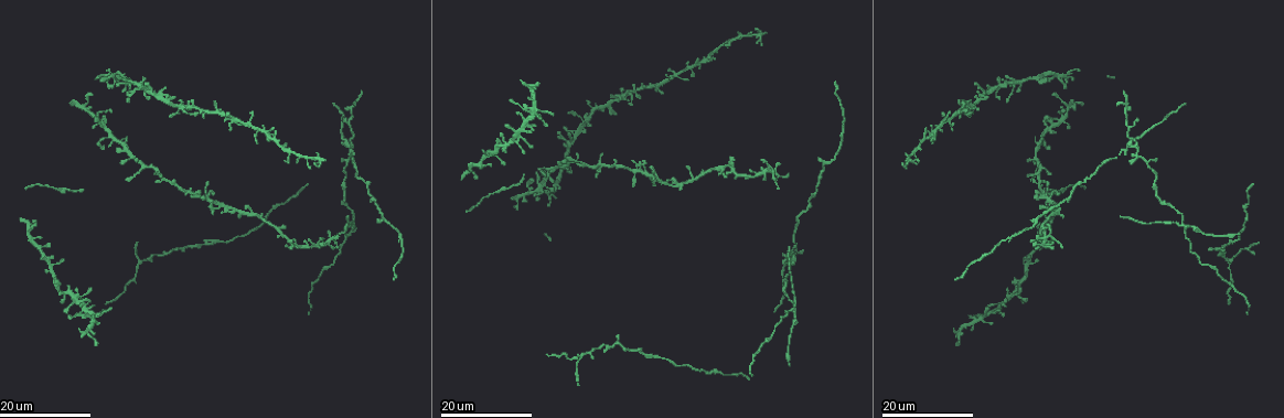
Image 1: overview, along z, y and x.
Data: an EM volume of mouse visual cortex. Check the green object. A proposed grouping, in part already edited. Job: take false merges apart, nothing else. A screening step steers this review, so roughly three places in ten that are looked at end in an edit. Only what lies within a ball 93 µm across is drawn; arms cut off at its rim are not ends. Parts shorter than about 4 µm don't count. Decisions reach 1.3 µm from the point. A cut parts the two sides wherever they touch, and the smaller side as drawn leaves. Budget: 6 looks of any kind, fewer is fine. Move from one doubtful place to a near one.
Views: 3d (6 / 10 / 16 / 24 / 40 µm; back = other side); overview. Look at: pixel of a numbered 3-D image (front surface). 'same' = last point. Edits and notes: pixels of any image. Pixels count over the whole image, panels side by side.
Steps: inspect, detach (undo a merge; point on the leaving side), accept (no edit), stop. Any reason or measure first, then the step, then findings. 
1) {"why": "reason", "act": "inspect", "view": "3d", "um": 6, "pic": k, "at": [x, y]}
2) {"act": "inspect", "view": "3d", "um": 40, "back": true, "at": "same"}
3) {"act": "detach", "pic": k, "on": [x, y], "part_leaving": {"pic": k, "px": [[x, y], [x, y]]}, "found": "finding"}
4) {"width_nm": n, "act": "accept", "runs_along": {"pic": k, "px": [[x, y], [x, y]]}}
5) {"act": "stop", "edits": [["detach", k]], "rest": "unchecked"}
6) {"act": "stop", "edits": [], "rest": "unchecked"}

{"why": "small branch off a trunk", "act": "inspect", "view": "3d", "um": 24, "pic": 1, "at": [384, 217]}

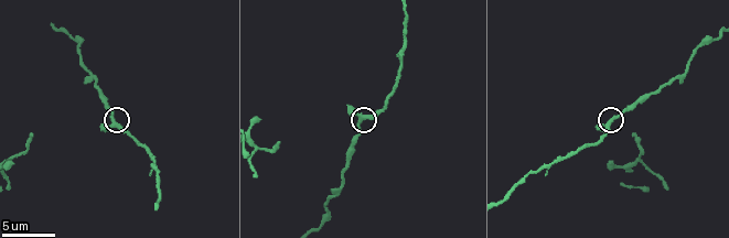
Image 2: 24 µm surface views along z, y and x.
{"act": "inspect", "view": "3d", "um": 10, "pic": 2, "at": [608, 124]}

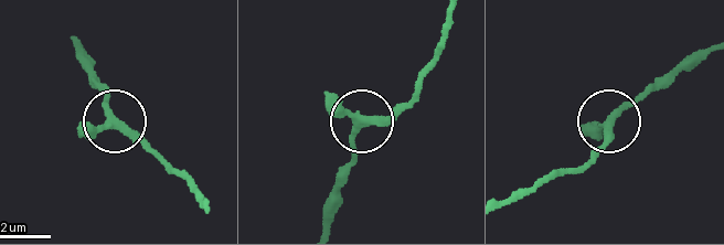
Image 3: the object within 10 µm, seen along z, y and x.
{"act": "accept", "found": "continuous, no second neuron"}

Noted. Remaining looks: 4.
{"why": "looks like a crossing", "act": "inspect", "view": "3d", "um": 16, "pic": 1, "at": [789, 309]}

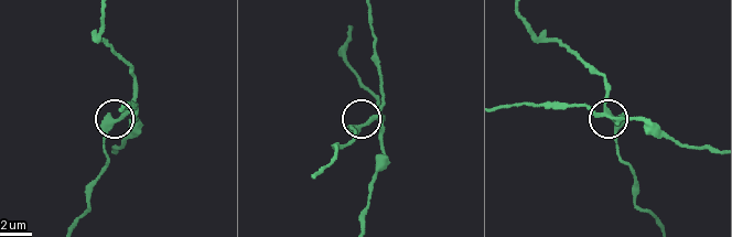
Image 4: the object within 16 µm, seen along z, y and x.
{"act": "inspect", "view": "3d", "um": 6, "pic": 4, "at": [122, 114]}

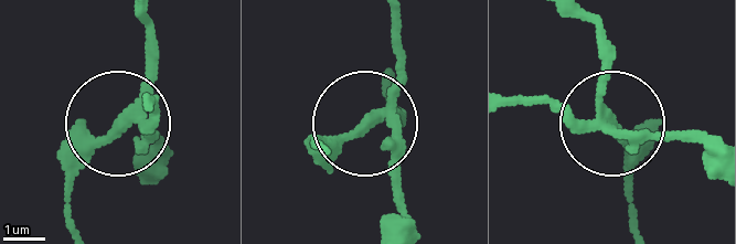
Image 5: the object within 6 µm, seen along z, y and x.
{"width_nm": 260, "act": "detach", "pic": 5, "on": [398, 52], "part_leaving": {"pic": 5, "px": [[598, 124], [507, 102]]}, "found": "a second neuron is stuck on"}

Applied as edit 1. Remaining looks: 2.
{"act": "stop", "edits": [["detach", 5]], "rest": "unchecked"}

